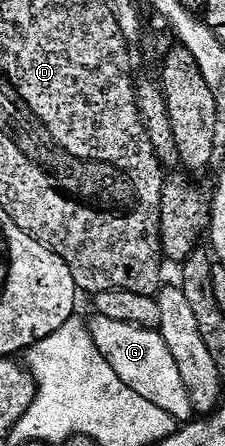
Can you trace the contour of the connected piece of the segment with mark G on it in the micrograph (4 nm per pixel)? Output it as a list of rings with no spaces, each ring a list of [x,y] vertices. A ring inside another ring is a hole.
[[[96,313],[93,319],[87,320],[88,332],[98,345],[98,353],[106,357],[110,369],[122,377],[138,397],[146,397],[174,417],[177,424],[193,422],[194,412],[190,405],[190,393],[186,393],[186,384],[182,382],[182,373],[178,373],[178,365],[174,361],[170,349],[166,349],[166,341],[160,336],[159,330],[140,328],[138,325],[127,324],[126,321],[111,320],[102,313]]]

